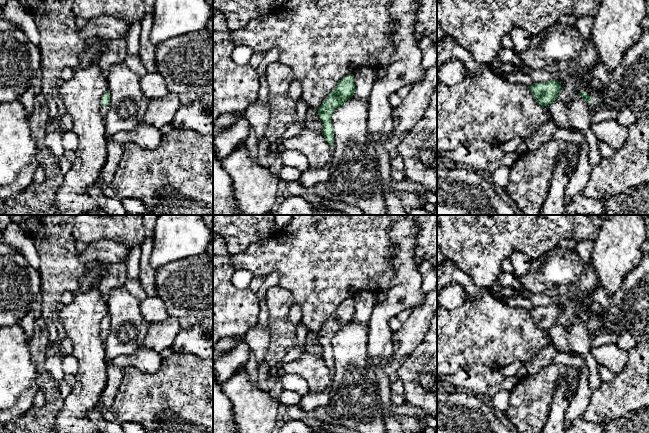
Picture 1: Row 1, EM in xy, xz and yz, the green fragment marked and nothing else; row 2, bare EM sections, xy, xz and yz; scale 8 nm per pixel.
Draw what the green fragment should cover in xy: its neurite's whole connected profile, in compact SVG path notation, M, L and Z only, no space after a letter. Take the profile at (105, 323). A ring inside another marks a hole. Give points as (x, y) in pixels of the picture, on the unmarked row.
M107 314L104 317L104 319L101 321L101 330L100 330L100 337L104 343L106 342L106 340L108 338L109 326L110 326L110 317Z

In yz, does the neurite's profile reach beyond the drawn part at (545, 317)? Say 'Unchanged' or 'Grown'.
Unchanged

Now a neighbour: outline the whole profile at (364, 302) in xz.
M363 291L357 293L354 299L355 314L353 322L368 323L371 313L375 307L378 292Z

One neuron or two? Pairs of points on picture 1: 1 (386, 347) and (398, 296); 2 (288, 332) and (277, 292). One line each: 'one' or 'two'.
1: one
2: one

